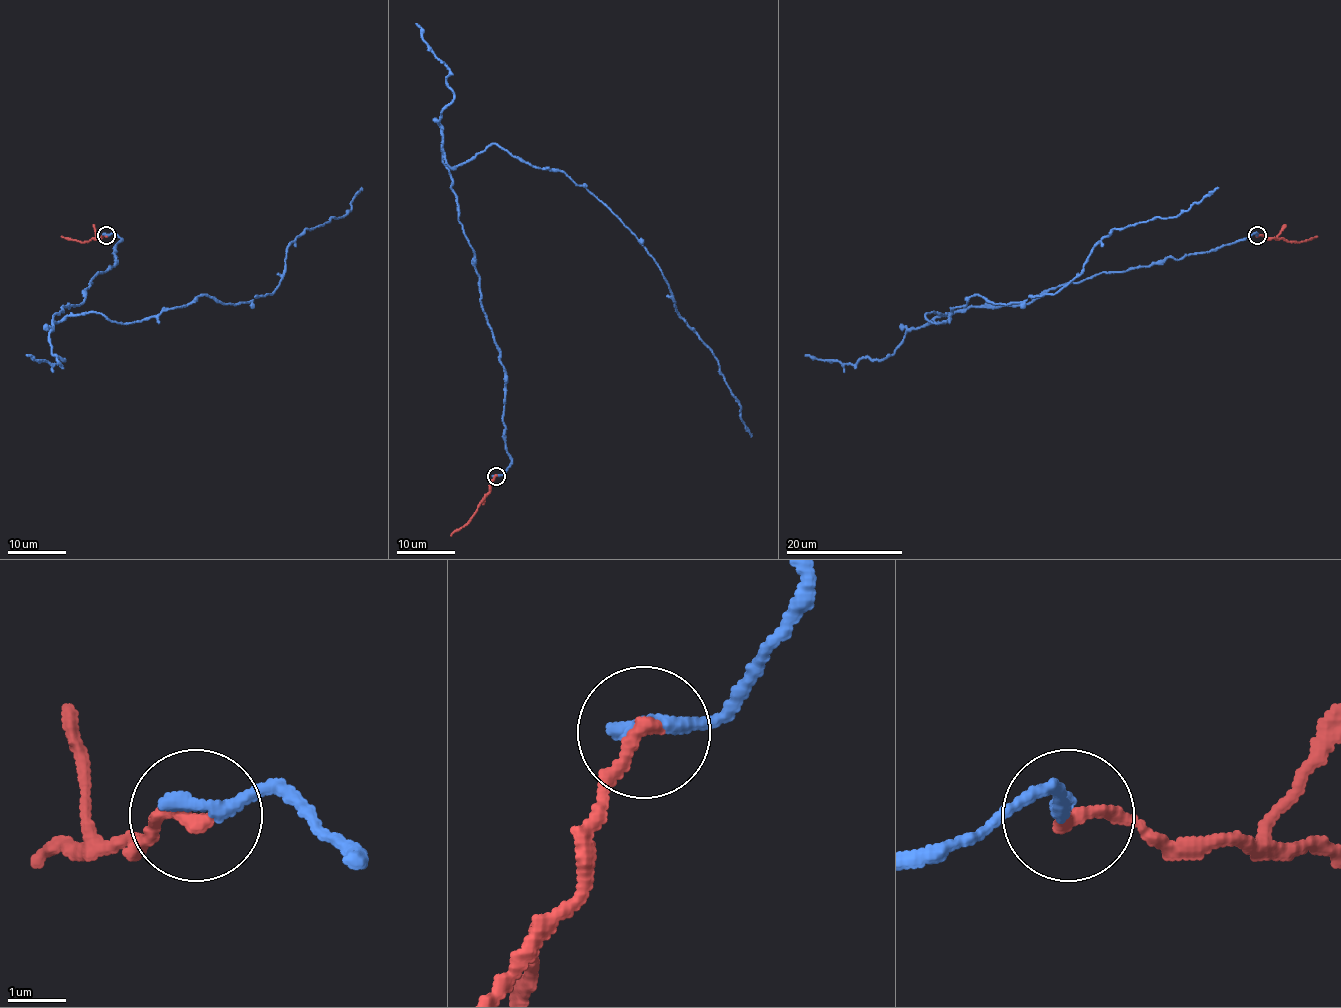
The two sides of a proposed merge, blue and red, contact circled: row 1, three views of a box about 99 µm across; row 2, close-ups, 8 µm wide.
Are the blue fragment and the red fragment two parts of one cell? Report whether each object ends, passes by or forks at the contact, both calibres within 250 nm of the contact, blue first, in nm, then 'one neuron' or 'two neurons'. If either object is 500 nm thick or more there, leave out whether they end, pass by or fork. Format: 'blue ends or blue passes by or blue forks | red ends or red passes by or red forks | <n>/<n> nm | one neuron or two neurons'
blue ends | red ends | 300/260 nm | one neuron

